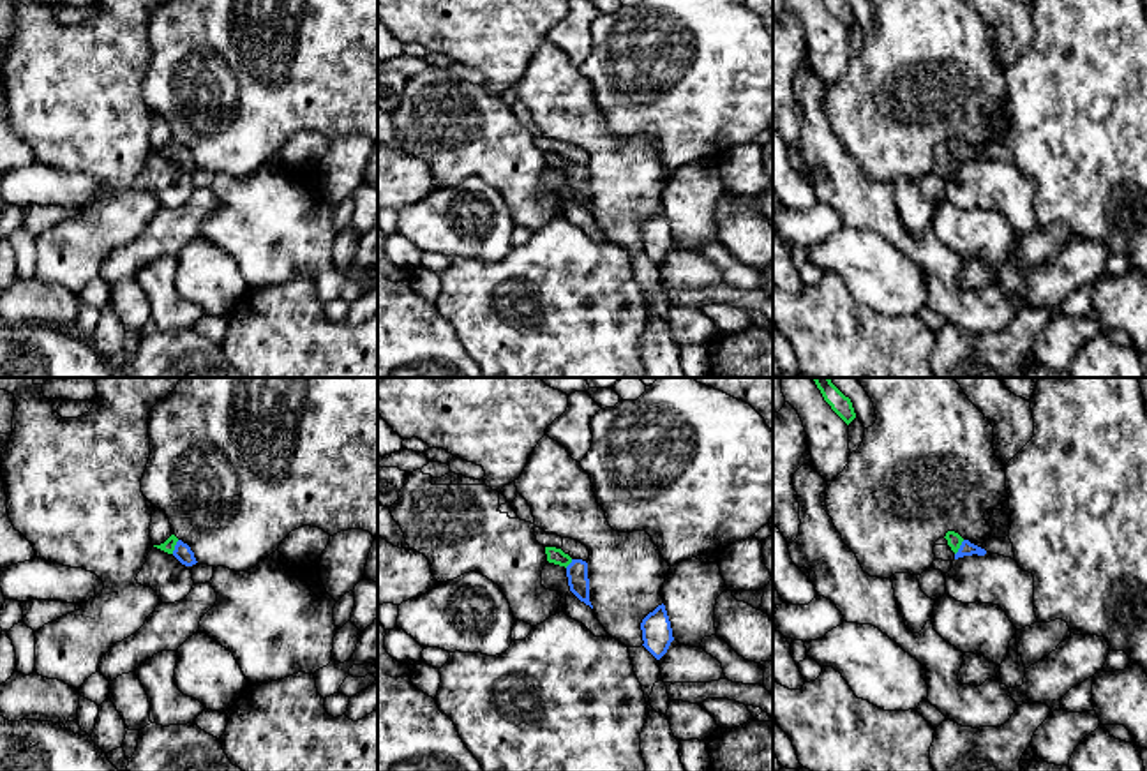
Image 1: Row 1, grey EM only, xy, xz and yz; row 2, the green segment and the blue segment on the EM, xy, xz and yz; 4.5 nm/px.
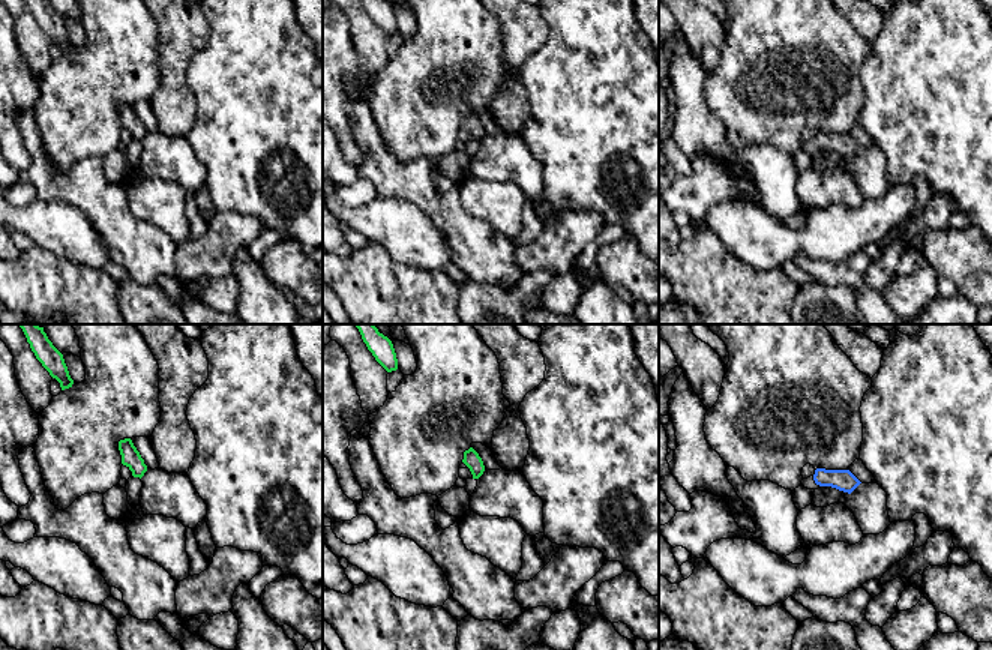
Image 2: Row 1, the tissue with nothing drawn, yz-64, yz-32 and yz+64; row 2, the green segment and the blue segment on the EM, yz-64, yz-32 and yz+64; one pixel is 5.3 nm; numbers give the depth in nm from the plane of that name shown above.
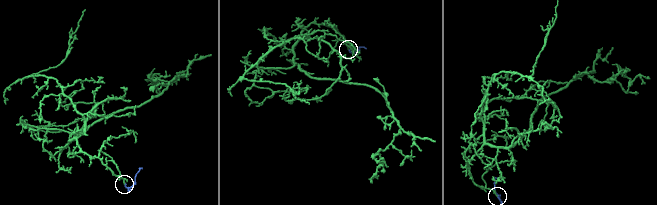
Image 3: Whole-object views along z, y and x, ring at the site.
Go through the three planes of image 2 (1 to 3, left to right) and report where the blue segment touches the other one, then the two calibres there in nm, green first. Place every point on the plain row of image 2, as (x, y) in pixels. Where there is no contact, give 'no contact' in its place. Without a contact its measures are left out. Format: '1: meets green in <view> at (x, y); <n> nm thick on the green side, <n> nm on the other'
1: no contact
2: no contact
3: no contact

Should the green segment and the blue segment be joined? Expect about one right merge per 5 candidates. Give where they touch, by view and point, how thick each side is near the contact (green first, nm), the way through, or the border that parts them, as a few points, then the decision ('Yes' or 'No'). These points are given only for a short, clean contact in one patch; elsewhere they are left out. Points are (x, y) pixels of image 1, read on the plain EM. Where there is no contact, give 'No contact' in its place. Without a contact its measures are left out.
Touches green at yz (959, 152). Thickness 70 nm (green) against 60 nm. Path across: yz (953, 143), (959, 152), (966, 154). Yes

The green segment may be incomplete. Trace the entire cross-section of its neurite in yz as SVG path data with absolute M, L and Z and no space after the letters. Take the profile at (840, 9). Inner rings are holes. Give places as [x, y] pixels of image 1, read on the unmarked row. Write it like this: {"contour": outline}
{"contour": "M822 0L831 14L849 30L854 23L854 12L849 2L845 0Z"}

